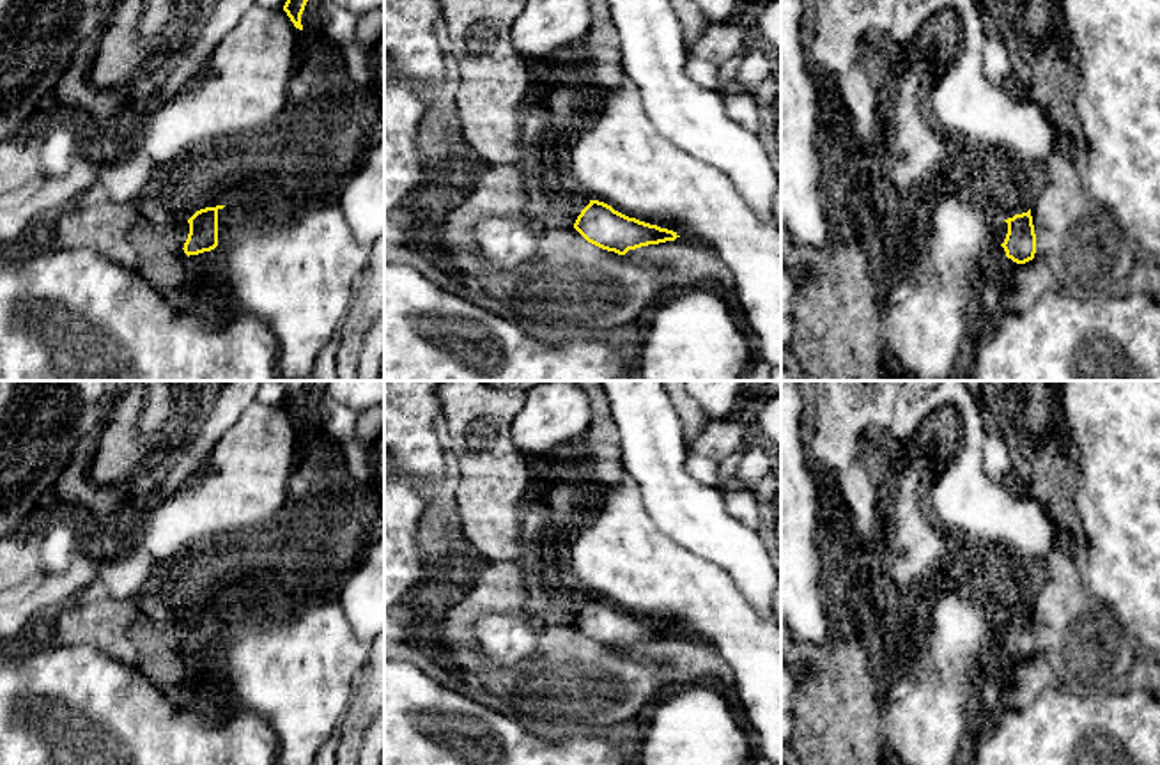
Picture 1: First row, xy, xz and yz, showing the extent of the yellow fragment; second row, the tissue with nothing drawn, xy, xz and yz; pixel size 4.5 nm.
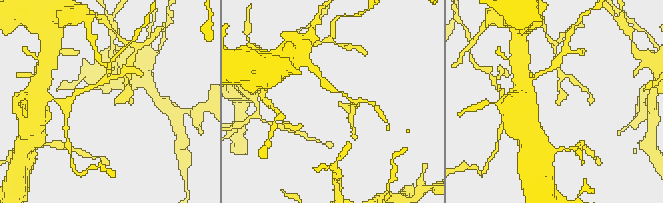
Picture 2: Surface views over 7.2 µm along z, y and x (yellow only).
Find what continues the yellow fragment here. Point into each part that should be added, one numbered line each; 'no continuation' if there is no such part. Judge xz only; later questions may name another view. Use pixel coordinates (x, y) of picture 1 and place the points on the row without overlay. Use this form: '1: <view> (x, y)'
no continuation

